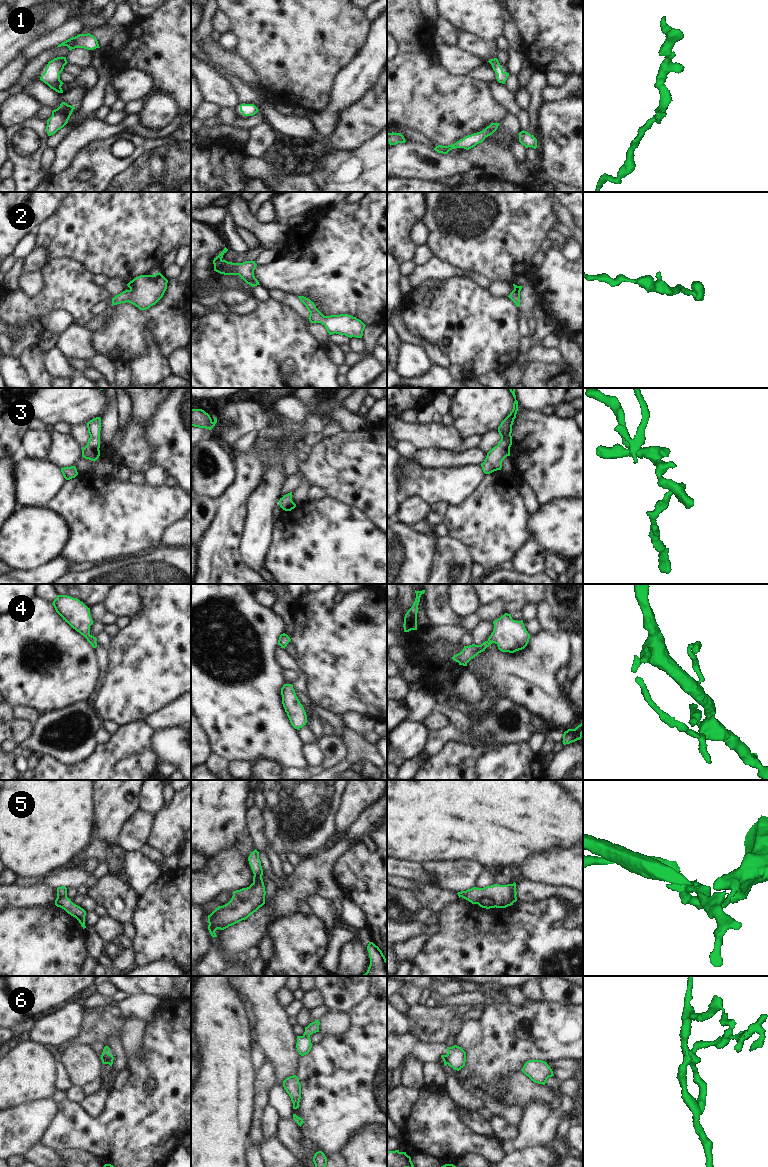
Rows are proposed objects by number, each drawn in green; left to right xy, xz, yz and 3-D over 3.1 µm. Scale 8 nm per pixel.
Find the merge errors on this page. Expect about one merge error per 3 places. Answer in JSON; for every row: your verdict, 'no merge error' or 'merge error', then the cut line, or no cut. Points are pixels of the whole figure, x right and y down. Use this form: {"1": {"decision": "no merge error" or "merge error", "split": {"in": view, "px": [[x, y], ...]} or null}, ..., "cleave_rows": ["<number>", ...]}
{"1": {"decision": "no merge error", "split": null}, "2": {"decision": "no merge error", "split": null}, "3": {"decision": "no merge error", "split": null}, "4": {"decision": "no merge error", "split": null}, "5": {"decision": "merge error", "split": {"in": "yz", "px": [[477, 903], [484, 897], [490, 897], [495, 906]]}}, "6": {"decision": "merge error", "split": {"in": "xz", "px": [[303, 1035], [308, 1037]]}}, "cleave_rows": ["5", "6"]}

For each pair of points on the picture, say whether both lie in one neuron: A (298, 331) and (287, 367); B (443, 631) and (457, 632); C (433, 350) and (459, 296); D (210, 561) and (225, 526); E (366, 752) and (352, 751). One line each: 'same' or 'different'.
A: different
B: same
C: different
D: same
E: same

